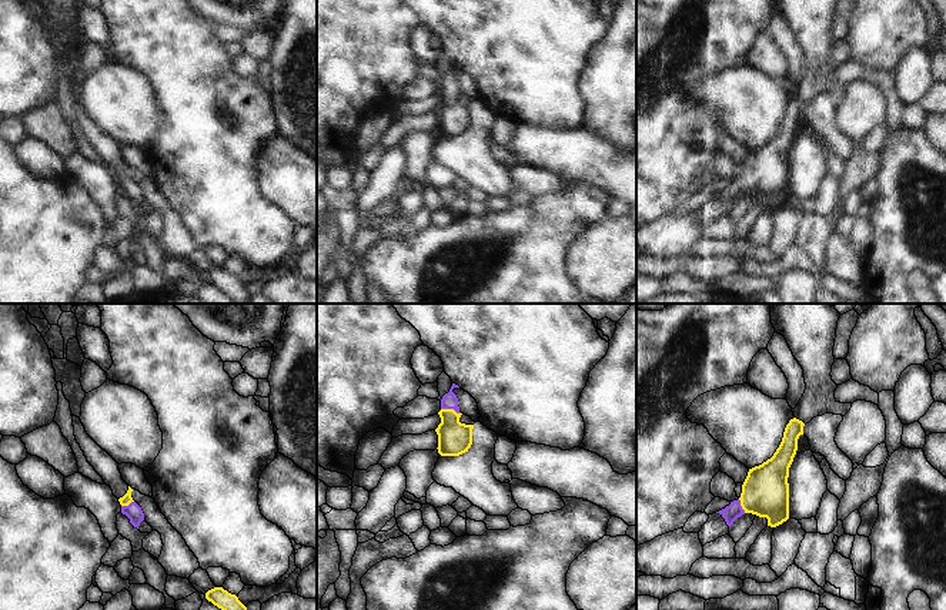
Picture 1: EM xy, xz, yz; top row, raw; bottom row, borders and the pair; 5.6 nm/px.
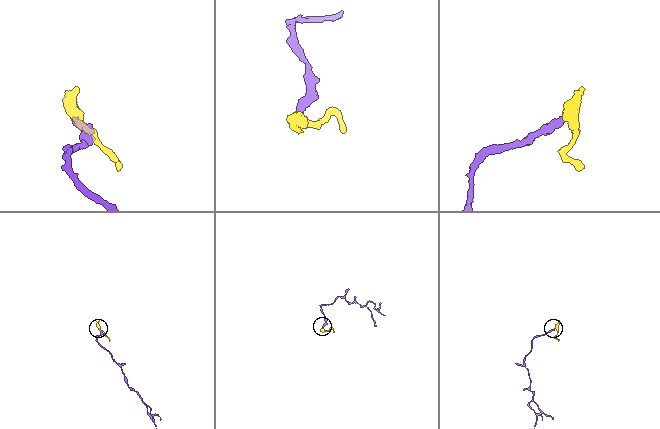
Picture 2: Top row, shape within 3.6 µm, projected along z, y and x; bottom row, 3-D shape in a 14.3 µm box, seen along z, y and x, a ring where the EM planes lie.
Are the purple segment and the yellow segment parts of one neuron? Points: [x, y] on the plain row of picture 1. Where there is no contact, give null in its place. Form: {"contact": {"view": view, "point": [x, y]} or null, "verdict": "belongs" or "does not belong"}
{"contact": {"view": "xz", "point": [451, 89]}, "verdict": "belongs"}

